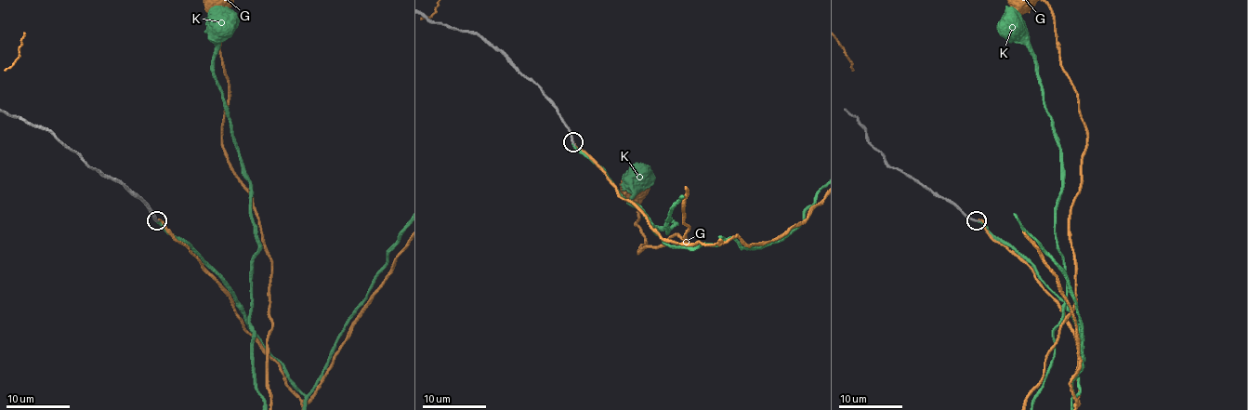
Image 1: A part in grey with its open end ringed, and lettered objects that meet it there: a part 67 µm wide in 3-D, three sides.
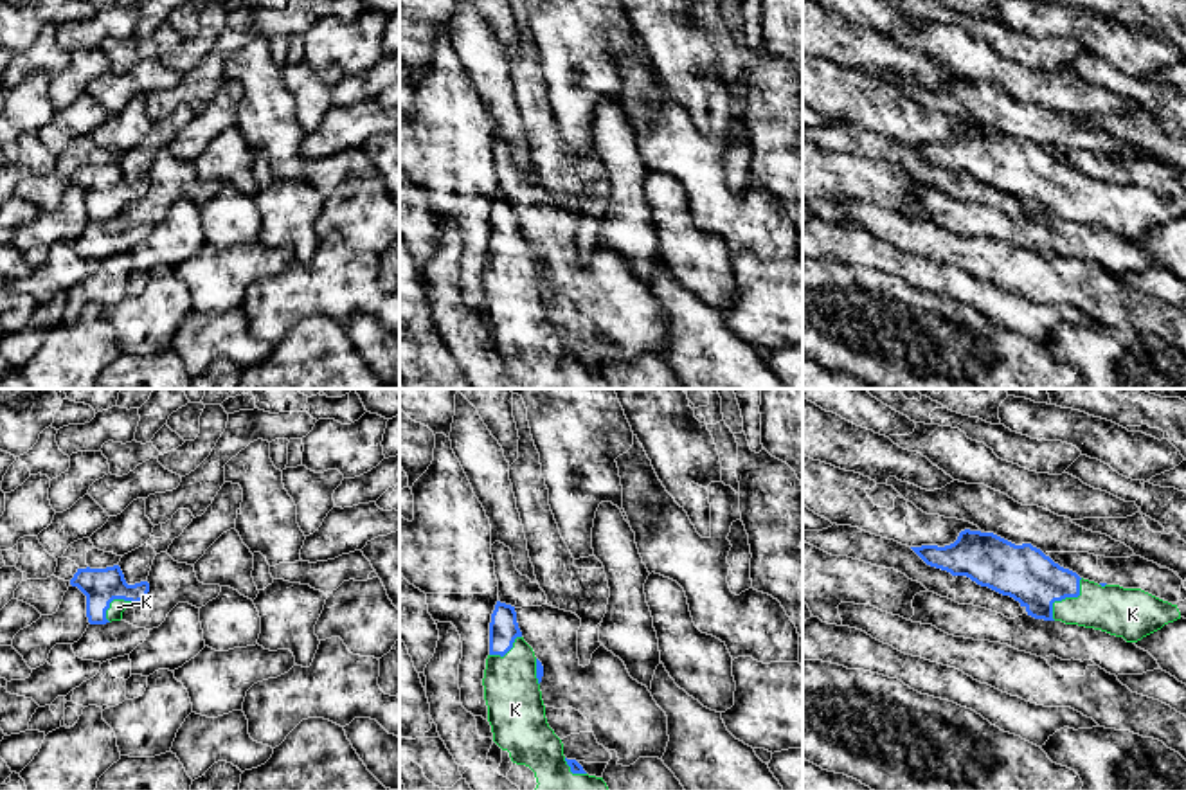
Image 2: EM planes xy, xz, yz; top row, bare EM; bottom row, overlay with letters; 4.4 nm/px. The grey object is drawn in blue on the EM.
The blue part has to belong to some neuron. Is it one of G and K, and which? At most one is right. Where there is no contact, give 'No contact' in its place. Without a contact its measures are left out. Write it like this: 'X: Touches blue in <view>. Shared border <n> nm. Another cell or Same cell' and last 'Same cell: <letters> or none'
G: No contact. Another cell
K: Touches blue in yz. Shared border 240 nm. Same cell
Same cell: K

